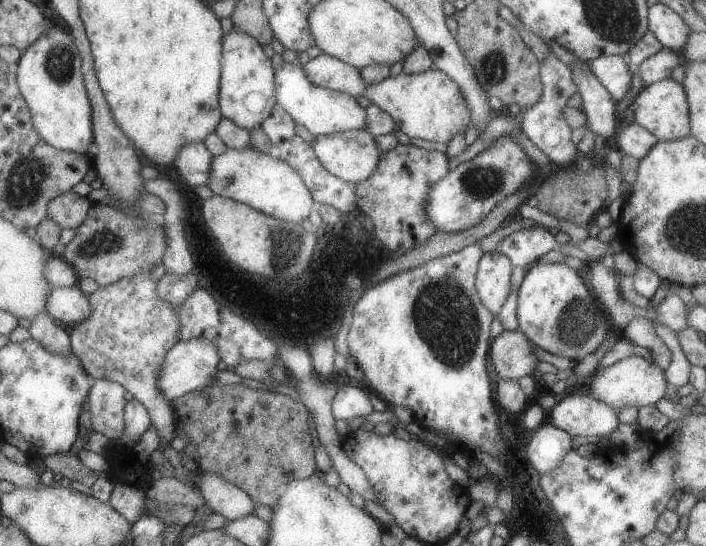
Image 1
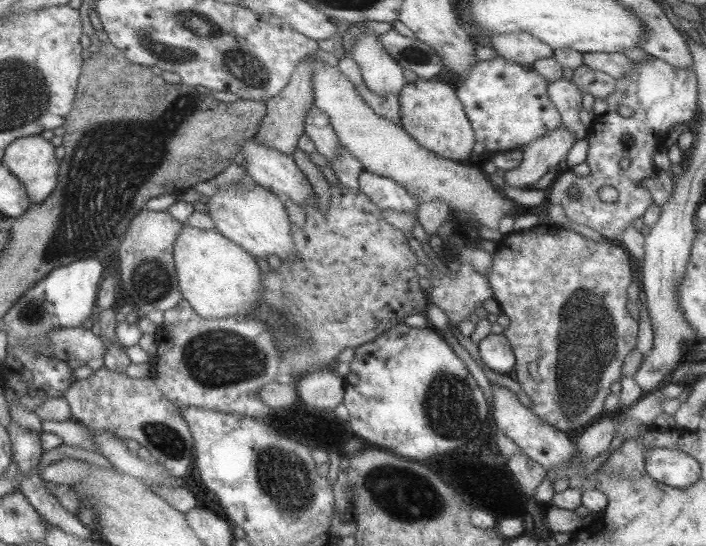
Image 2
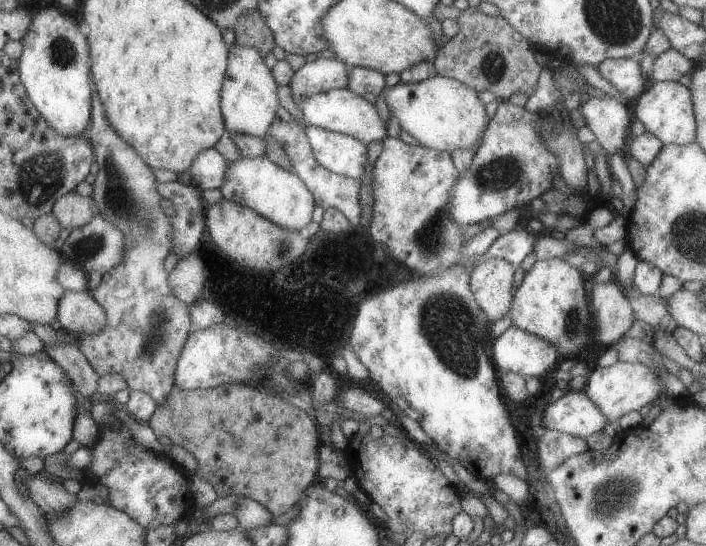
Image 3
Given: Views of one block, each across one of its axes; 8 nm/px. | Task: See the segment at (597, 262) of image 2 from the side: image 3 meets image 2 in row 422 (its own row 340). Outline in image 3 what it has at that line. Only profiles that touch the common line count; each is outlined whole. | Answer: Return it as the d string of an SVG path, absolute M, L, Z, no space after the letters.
M561 257L537 259L524 272L521 284L513 292L508 310L511 324L526 333L544 338L557 349L558 356L573 356L582 346L593 341L593 318L583 291L584 275Z

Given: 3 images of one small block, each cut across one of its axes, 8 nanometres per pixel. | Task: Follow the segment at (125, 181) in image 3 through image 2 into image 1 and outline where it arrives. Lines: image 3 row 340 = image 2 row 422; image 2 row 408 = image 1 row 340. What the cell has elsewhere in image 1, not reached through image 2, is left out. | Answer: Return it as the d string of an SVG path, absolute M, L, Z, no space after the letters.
M140 270L130 277L118 278L88 294L91 314L83 322L68 330L72 354L80 360L80 366L89 378L107 379L118 382L148 410L151 425L156 428L160 442L171 442L174 436L174 422L170 402L158 387L157 379L166 352L177 342L180 322L175 305L158 297L156 286L148 270Z

